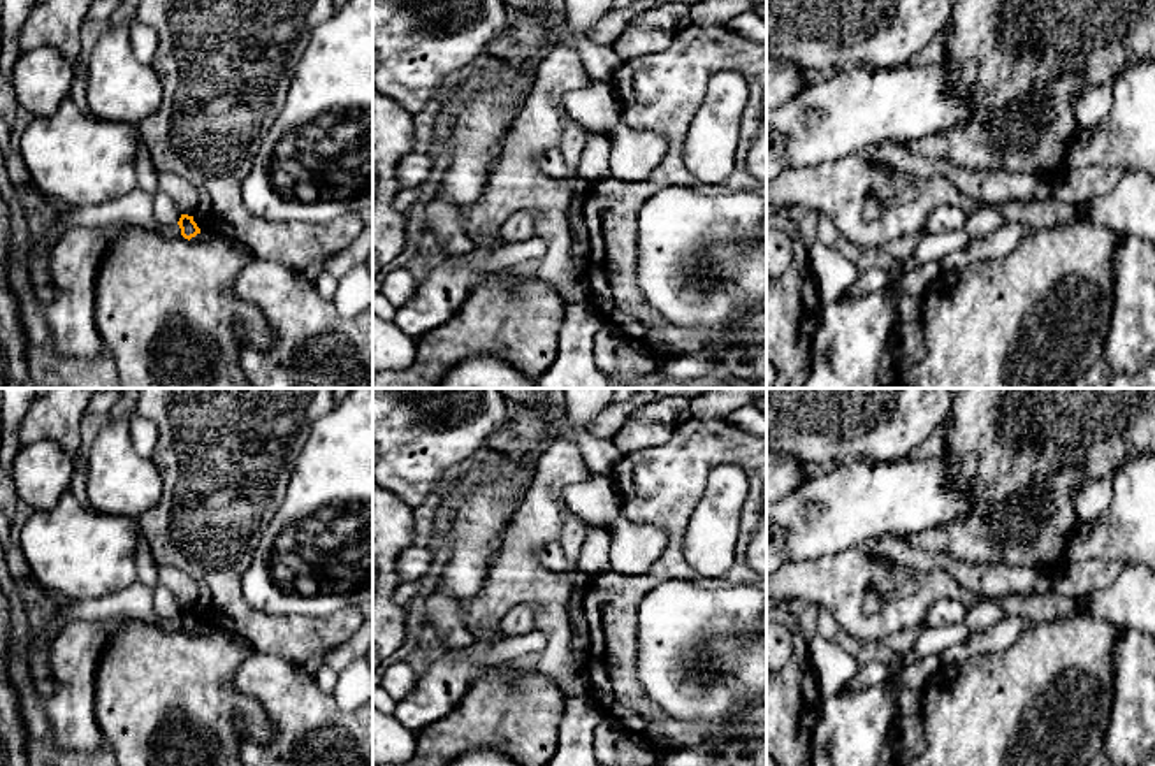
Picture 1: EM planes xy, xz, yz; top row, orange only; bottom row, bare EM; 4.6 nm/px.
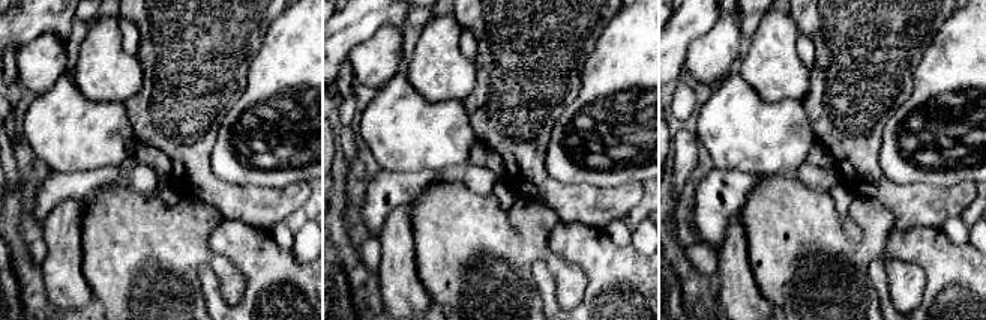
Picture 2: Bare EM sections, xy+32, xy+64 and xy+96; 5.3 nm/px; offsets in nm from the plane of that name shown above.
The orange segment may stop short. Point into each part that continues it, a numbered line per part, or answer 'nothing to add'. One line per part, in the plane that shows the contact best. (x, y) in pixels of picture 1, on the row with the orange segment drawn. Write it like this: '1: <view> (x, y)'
nothing to add

